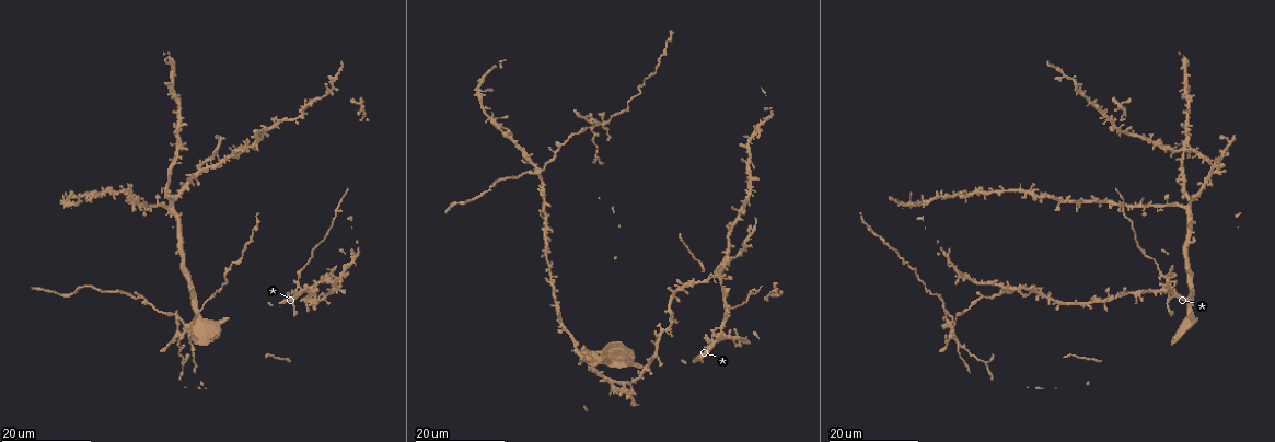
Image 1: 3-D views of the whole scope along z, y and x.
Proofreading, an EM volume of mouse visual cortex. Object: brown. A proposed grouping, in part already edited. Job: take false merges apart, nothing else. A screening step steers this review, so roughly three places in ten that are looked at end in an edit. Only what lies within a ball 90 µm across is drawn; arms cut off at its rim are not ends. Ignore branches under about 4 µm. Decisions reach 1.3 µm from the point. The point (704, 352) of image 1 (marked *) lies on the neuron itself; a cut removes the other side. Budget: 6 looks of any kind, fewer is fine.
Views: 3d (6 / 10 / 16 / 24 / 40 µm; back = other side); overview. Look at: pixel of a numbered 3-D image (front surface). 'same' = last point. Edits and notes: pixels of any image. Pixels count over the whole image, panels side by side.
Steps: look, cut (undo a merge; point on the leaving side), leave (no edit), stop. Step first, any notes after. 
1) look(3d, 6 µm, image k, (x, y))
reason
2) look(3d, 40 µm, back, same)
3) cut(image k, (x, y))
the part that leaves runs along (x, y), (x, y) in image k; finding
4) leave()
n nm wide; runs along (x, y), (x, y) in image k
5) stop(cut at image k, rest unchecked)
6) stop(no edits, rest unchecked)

look(3d, 16 µm, image 1, (742, 255))

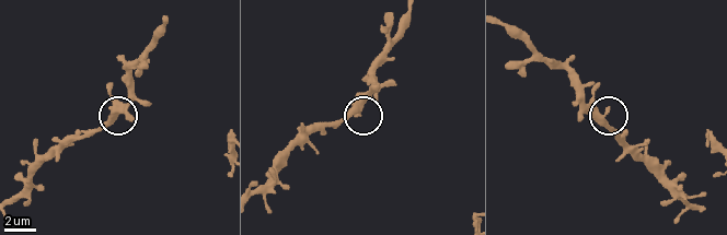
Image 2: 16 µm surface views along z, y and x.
look(3d, 10 µm, image 2, (607, 111))

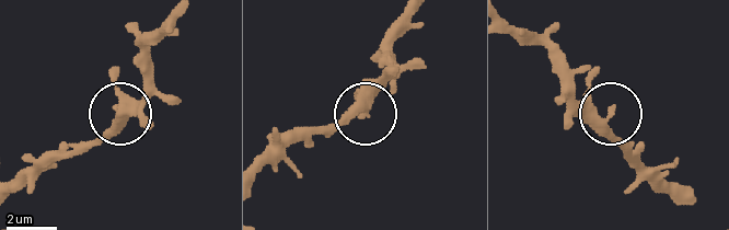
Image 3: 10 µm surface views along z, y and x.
leave()
runs along (672, 199), (628, 156), (608, 116), (555, 99) in image 3; continuous, no second neuron

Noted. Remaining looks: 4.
look(3d, 24 µm, image 1, (1105, 301))

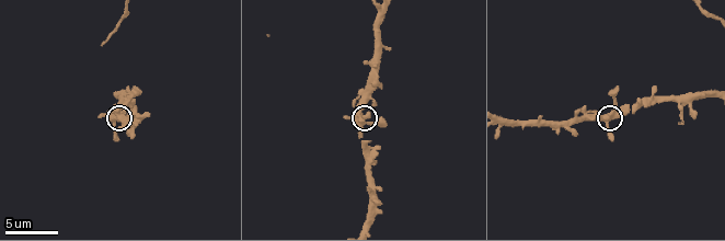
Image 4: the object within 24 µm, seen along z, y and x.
look(3d, 10 µm, image 4, (114, 122))
zoom in

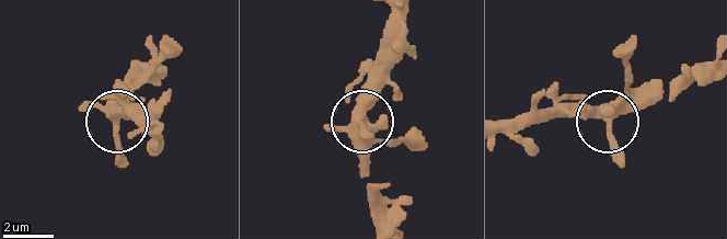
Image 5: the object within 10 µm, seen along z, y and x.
leave()
side arm 45 µm; runs along (388, 224), (362, 173), (362, 116), (381, 91), (399, 89) in image 5; all the same neuron

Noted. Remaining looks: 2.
look(3d, 16 µm, image 1, (951, 329))
four arms meet

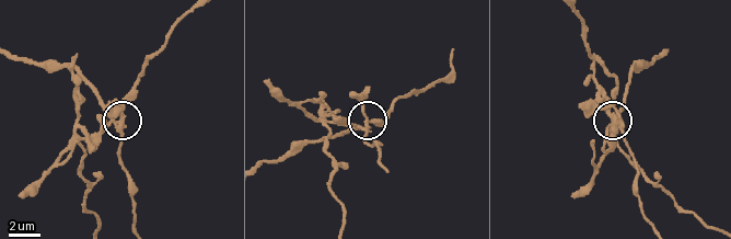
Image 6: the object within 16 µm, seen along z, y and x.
look(3d, 6 µm, image 6, (618, 110))
closer look

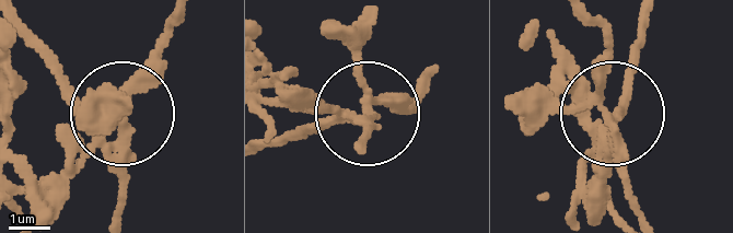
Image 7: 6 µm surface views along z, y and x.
cut(image 7, (51, 171))
220 nm wide; the part that leaves runs along (106, 144), (65, 74), (23, 33) in image 7; a second neuron is stuck on

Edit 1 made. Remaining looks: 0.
stop(cut at image 7, rest unchecked)

